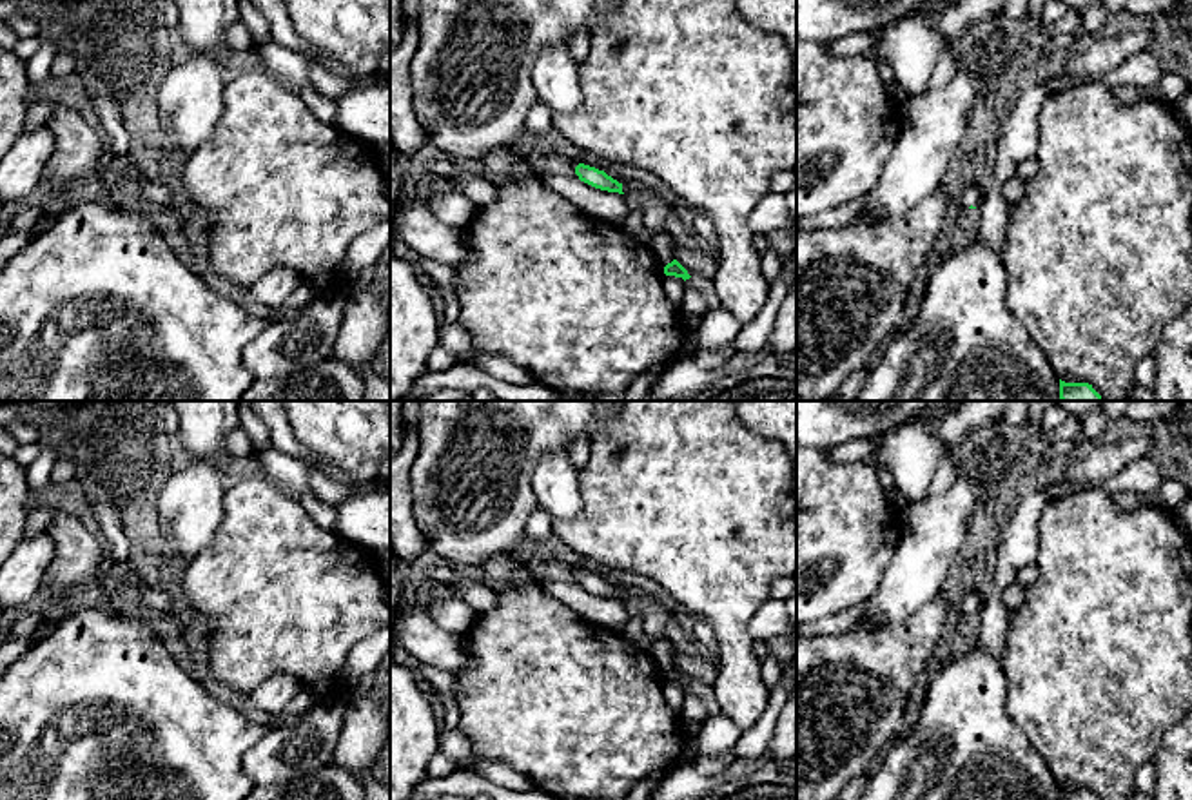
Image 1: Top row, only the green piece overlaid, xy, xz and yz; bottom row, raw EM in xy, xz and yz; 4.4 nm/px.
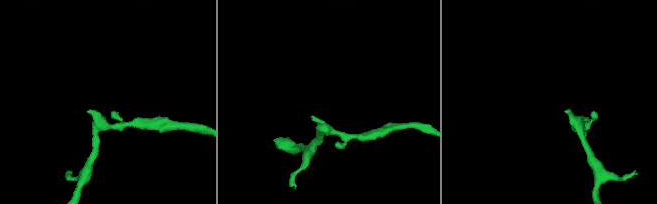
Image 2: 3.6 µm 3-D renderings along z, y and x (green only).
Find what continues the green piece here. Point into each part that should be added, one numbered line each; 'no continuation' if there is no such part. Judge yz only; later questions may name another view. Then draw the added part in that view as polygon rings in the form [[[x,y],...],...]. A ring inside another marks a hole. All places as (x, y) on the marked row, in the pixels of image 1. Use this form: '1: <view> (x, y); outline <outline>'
1: yz (971, 196); outline [[[967,189],[960,196],[962,207],[978,207],[982,203],[982,194],[976,189]]]

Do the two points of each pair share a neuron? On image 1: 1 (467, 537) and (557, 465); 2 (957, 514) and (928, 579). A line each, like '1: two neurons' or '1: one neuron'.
1: two neurons
2: one neuron

